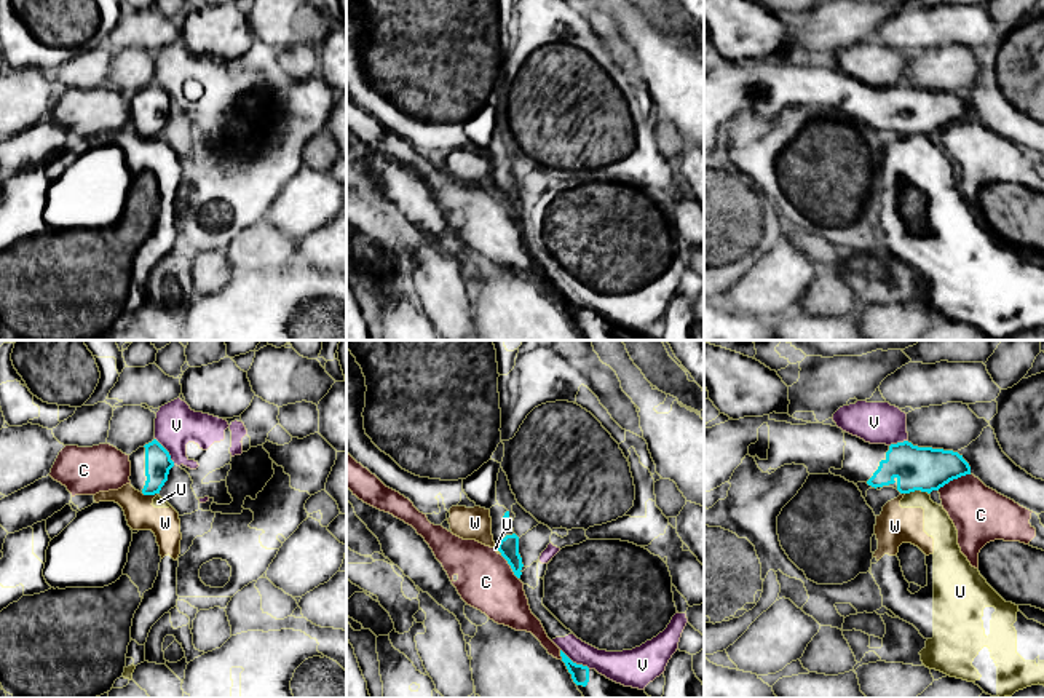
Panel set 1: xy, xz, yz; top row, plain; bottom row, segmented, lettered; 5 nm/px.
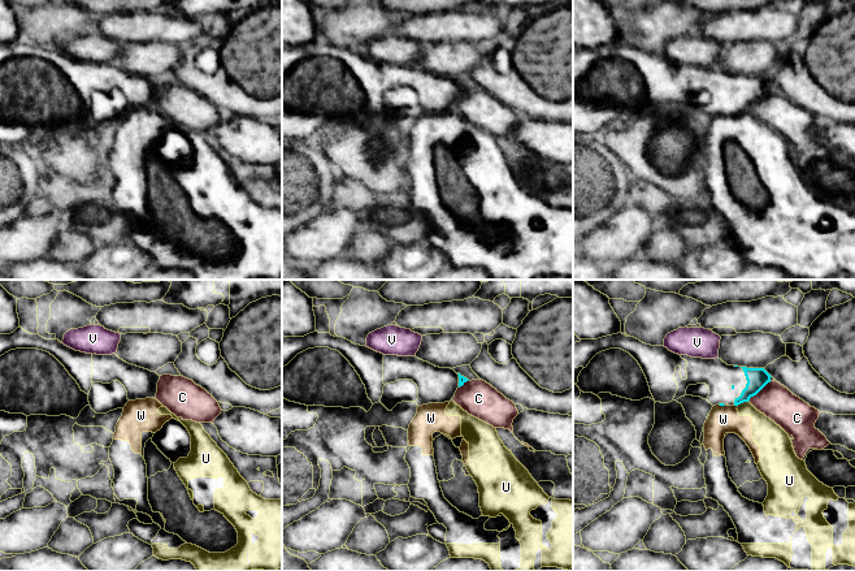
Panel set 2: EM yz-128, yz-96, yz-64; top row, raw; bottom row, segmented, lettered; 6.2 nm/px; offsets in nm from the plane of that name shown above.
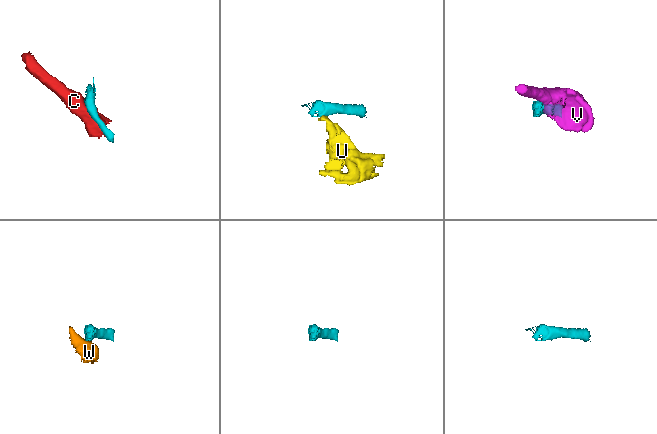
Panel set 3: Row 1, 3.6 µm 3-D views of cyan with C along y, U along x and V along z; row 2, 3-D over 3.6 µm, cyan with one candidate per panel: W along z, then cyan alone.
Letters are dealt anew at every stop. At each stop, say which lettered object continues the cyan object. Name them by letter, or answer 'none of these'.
none of these

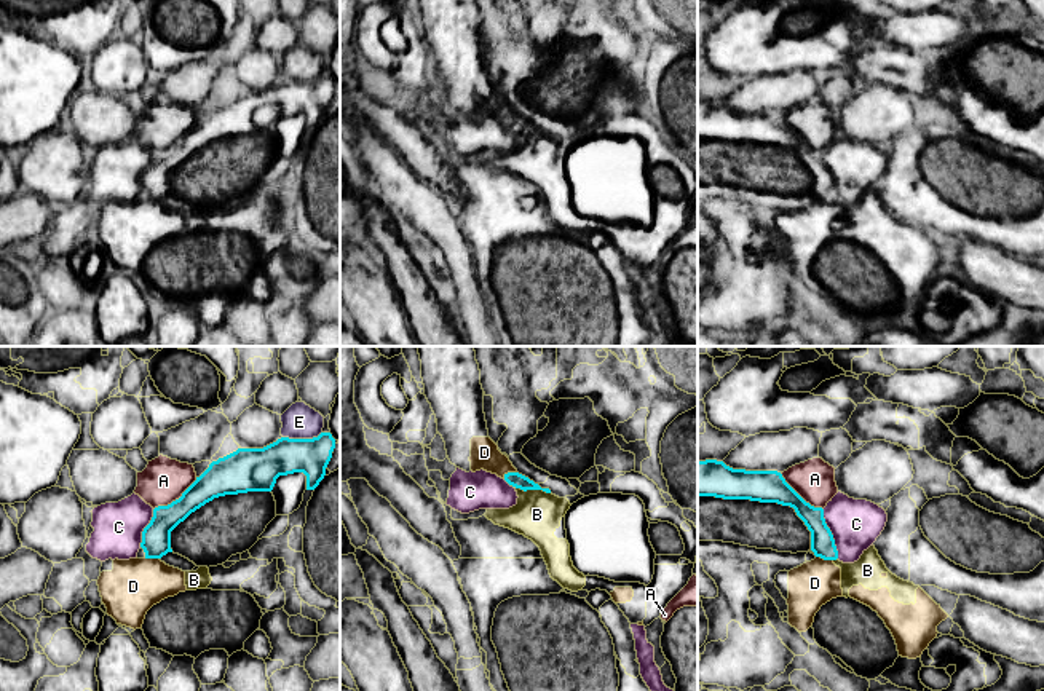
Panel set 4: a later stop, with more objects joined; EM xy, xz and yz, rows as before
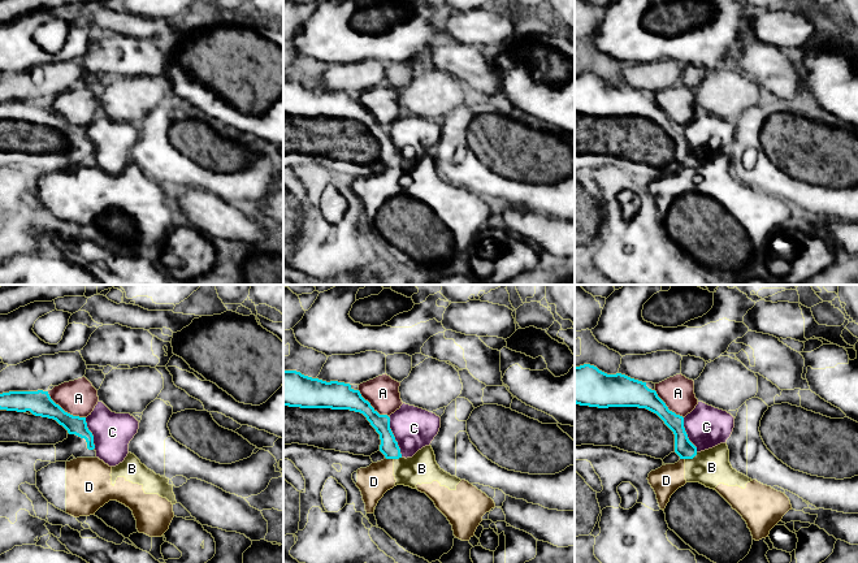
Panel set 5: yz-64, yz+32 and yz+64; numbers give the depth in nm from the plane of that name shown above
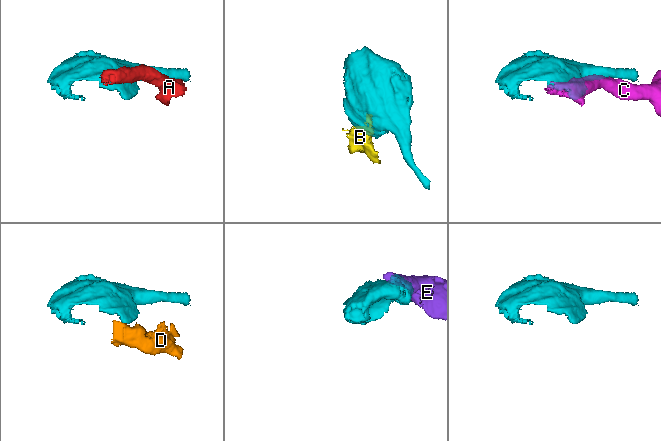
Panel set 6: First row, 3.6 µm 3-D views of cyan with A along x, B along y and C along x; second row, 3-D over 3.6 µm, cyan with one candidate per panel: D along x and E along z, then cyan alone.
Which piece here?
none of these

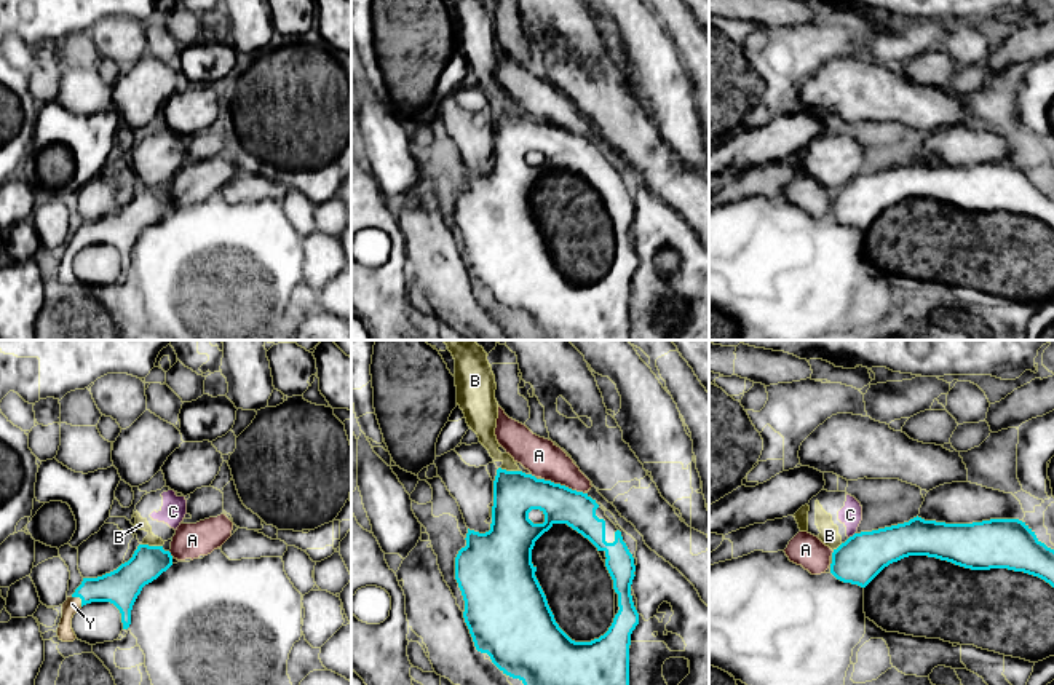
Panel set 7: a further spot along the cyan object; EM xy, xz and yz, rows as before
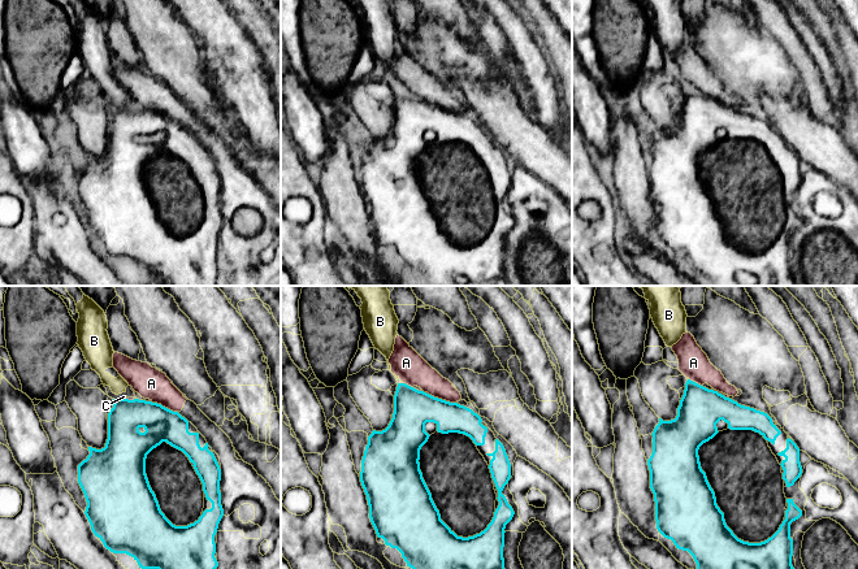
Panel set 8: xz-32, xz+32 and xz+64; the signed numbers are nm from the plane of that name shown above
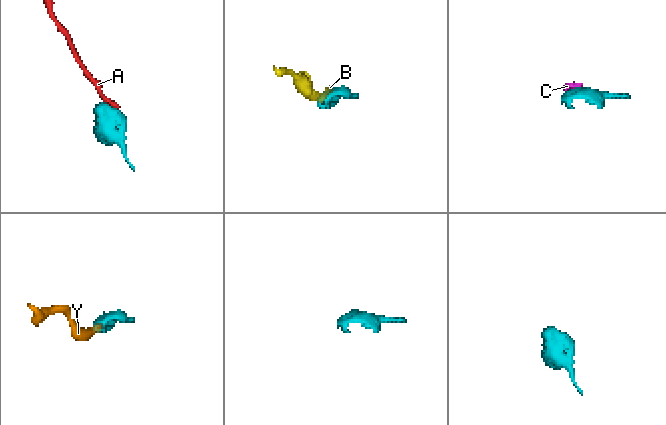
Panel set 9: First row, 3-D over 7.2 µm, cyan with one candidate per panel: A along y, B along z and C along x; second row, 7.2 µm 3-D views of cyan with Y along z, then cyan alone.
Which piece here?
Y

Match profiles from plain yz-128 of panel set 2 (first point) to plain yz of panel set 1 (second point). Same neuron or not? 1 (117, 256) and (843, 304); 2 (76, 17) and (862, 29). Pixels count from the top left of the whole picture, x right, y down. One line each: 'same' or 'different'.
1: different
2: same

